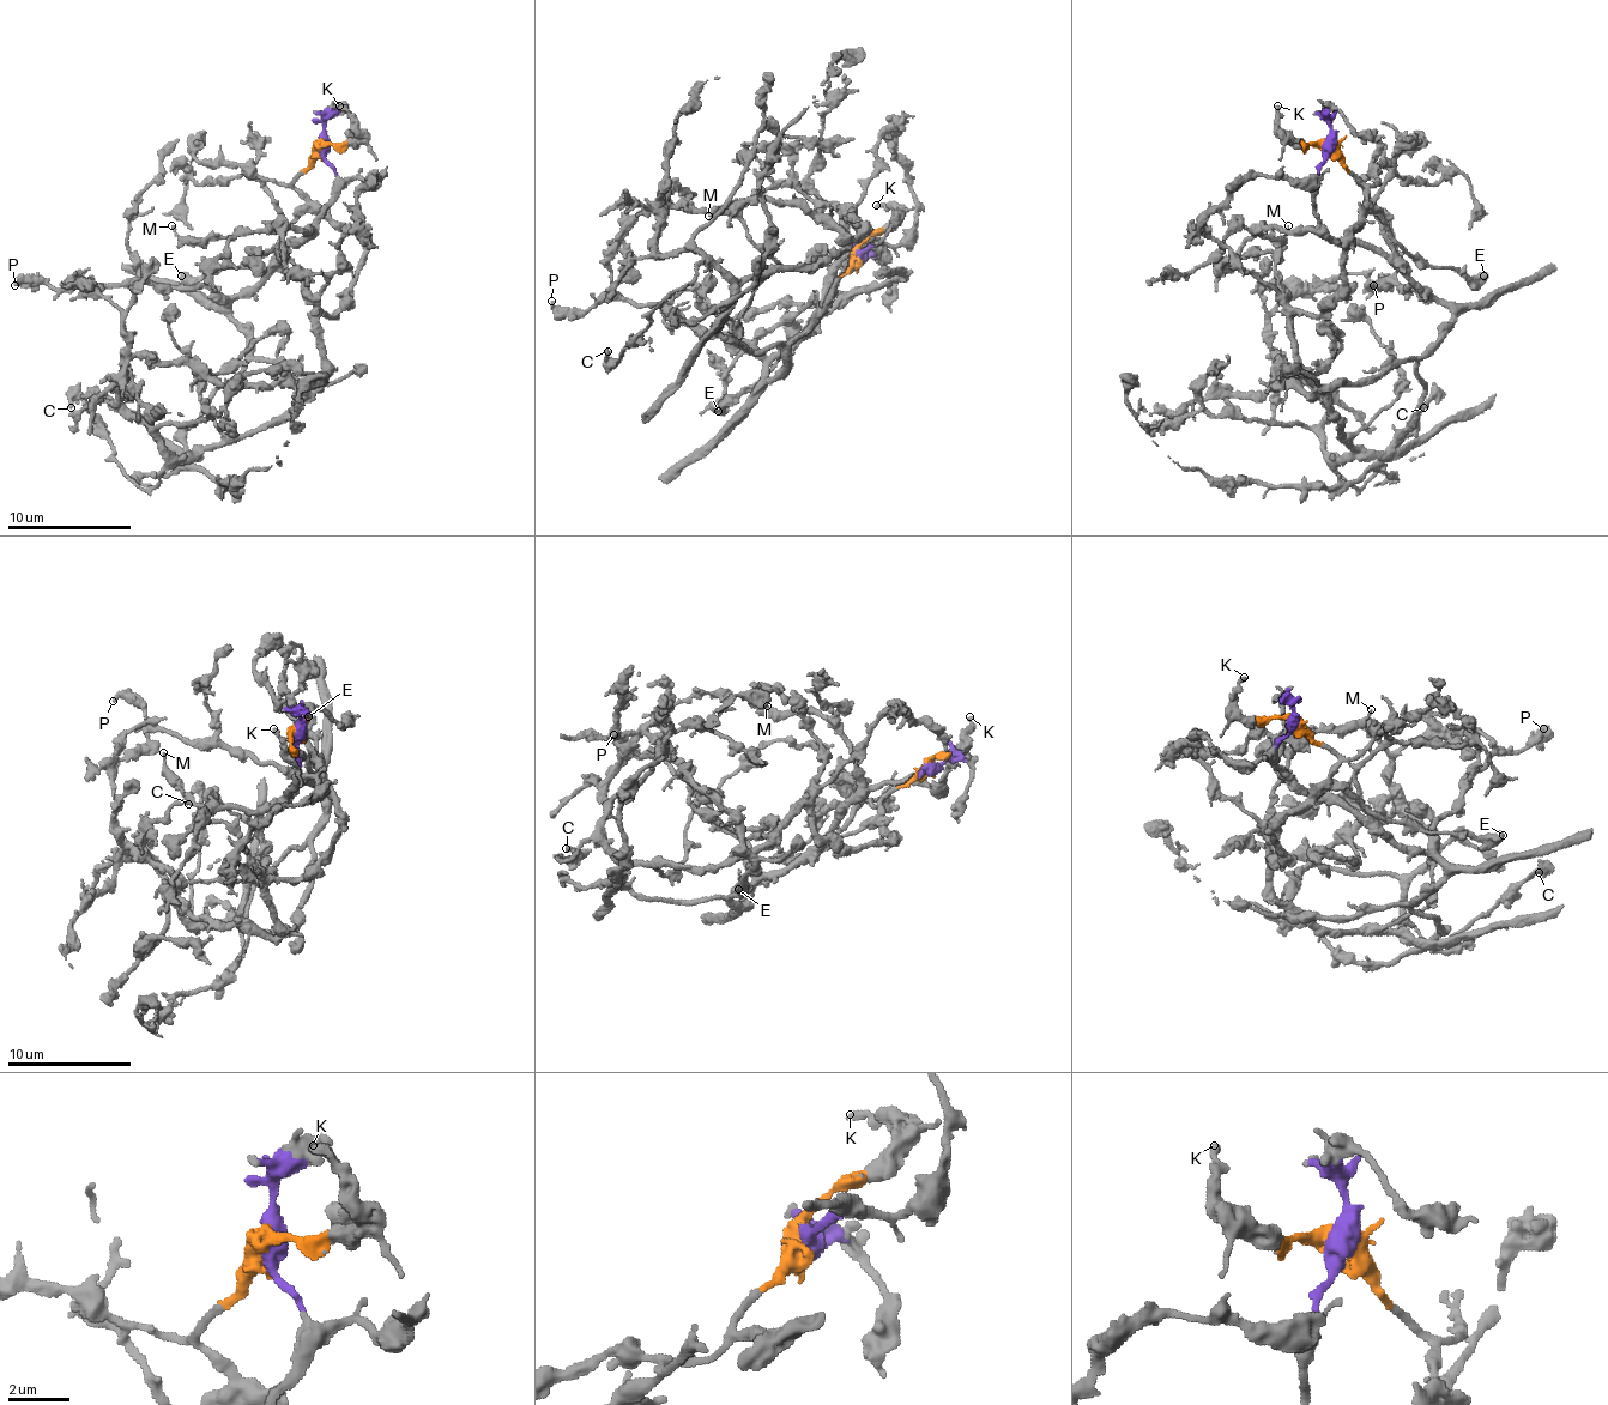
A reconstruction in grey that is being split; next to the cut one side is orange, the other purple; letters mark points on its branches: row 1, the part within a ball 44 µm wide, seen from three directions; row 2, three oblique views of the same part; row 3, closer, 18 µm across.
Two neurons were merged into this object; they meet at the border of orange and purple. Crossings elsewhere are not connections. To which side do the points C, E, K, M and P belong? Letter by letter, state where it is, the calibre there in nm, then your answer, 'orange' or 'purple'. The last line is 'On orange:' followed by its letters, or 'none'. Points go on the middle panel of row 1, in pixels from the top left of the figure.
C: place (608, 351); calibre 220 nm; orange
E: place (718, 411); calibre 600 nm; orange
K: place (876, 205); calibre 260 nm; orange
M: place (708, 216); calibre 130 nm; purple
P: place (551, 301); calibre 300 nm; purple
On orange: C, E, K

